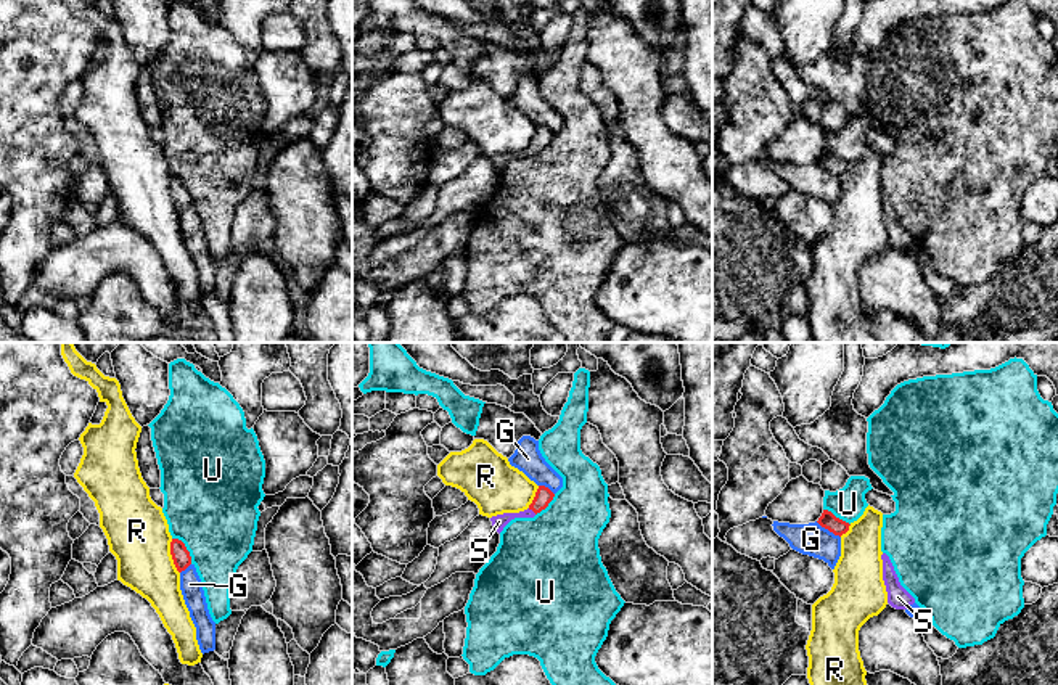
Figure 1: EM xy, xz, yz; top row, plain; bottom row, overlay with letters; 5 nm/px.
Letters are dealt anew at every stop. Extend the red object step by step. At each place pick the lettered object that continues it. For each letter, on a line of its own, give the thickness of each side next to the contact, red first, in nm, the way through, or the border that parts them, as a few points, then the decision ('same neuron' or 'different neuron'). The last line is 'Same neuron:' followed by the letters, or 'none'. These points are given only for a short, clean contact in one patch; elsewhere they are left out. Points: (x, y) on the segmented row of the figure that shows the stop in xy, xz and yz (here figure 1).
G: 80 nm thick on the red side, 160 nm on the other; border along yz (816, 521), (840, 537); different neuron
R: 90 nm thick on the red side, 320 nm on the other; border along xy (171, 539), (171, 558), (179, 573); different neuron
S: 90 nm thick on the red side, 70 nm on the other; runs through xz (544, 496), (533, 510), (499, 521); same neuron
U: 90 nm thick on the red side, 460 nm on the other; different neuron
Same neuron: S

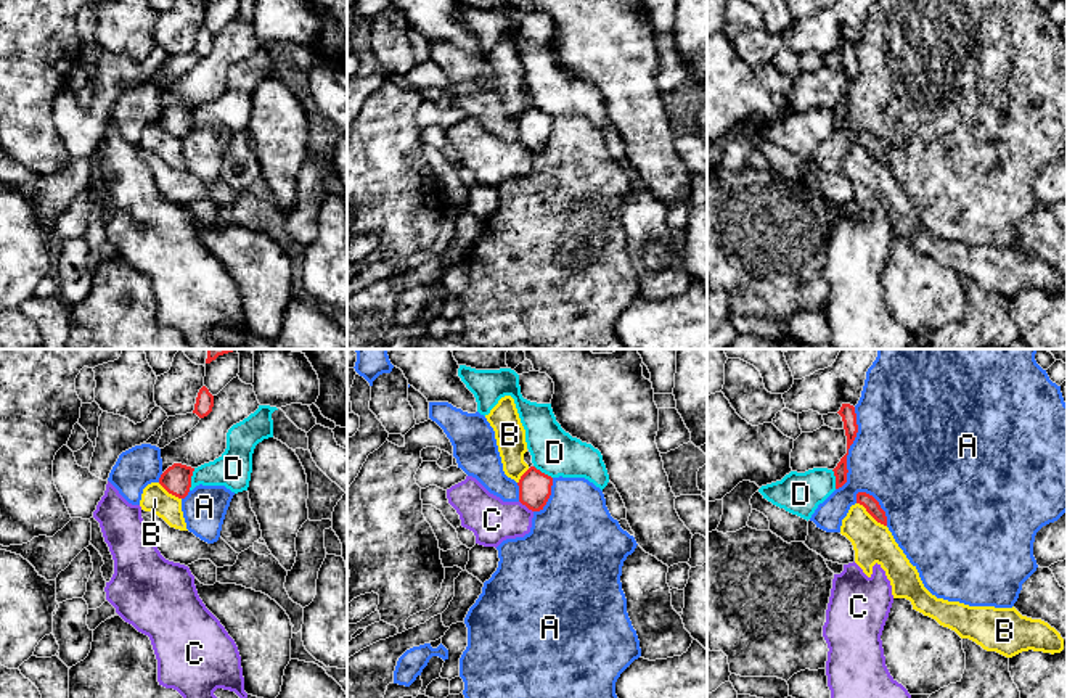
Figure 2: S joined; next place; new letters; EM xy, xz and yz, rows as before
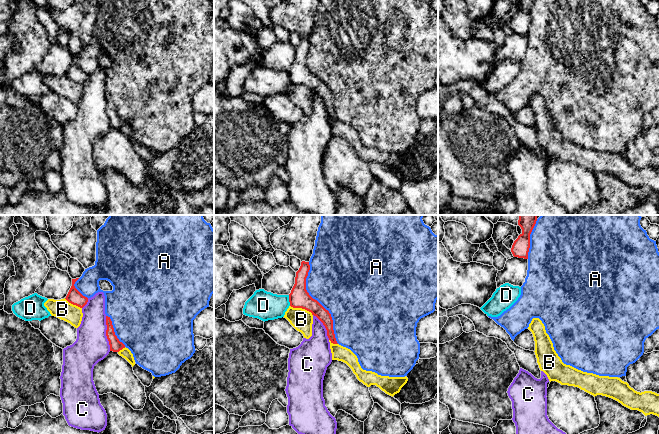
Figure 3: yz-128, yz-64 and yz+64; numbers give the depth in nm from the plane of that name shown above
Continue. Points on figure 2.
A: 80 nm thick on the red side, 460 nm on the other; different neuron
B: 70 nm thick on the red side, 200 nm on the other; border along yz (857, 502), (886, 526); different neuron
C: 160 nm thick on the red side, 220 nm on the other; border along xz (519, 500), (532, 512); different neuron
D: 150 nm thick on the red side, 180 nm on the other; border along xy (195, 468), (188, 489); different neuron
Same neuron: none

